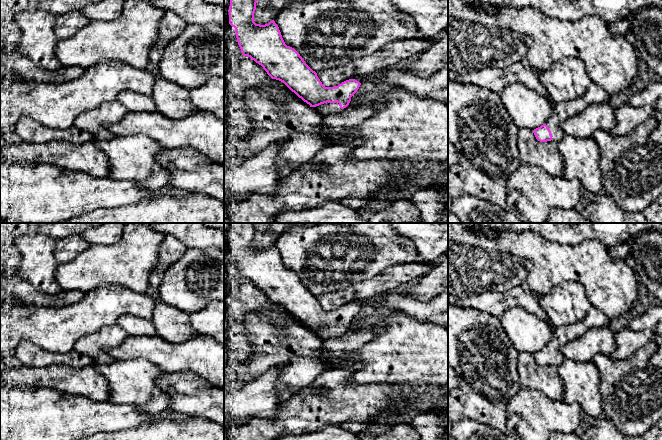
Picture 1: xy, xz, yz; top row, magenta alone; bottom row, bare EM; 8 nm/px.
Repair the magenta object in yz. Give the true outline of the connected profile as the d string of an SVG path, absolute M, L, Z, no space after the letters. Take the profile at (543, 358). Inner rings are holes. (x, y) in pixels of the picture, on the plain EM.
M592 307L583 320L553 328L550 342L543 349L533 354L536 363L540 366L554 365L558 367L565 360L561 352L565 344L580 338L592 328L609 327L610 322L611 319L603 312Z

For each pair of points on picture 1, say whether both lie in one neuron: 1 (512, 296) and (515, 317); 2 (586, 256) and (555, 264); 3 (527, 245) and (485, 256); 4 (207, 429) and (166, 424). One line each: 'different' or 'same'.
1: different
2: same
3: different
4: same

